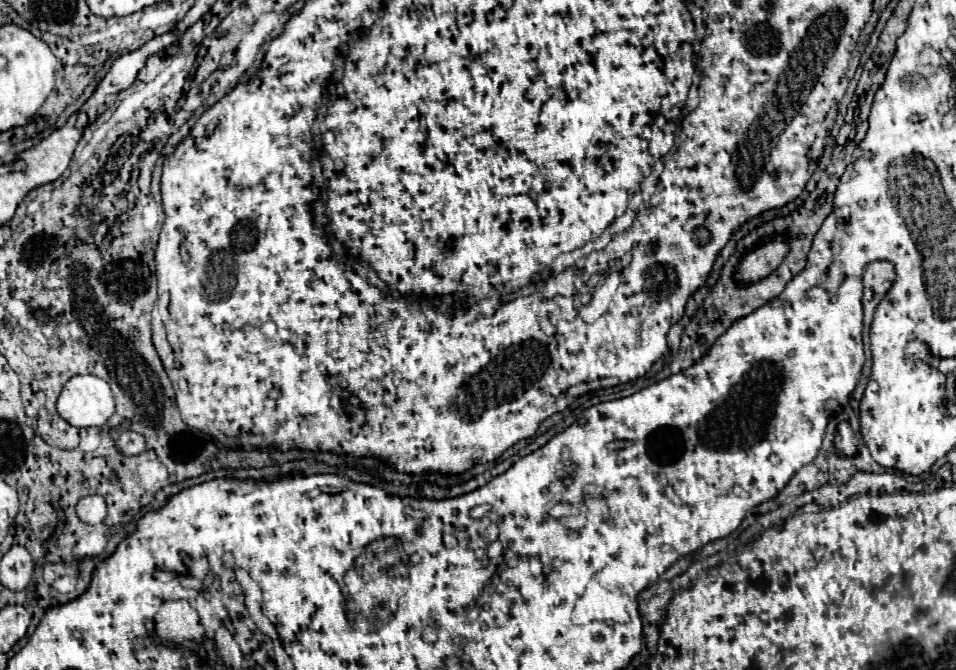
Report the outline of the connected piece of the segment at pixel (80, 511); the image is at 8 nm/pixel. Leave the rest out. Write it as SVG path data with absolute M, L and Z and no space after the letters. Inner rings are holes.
M87 496L87 498L79 500L79 504L77 504L77 516L85 524L99 524L107 516L107 506L105 506L103 498L99 498L99 496Z

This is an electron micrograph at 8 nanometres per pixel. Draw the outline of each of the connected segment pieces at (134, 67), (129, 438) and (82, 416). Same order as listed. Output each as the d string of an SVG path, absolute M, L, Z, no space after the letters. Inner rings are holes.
M171 32L149 40L147 44L143 44L141 48L137 48L137 50L133 50L129 54L123 54L123 56L115 58L109 72L105 74L105 78L97 84L93 96L83 104L83 110L89 114L89 120L95 122L97 108L105 104L105 96L127 90L135 82L139 70L145 66L145 60L151 54L157 54L159 50L167 48L169 44L171 44Z
M123 432L119 436L119 448L127 456L135 456L145 450L145 440L141 440L141 434L137 434L137 432Z
M73 376L57 398L57 414L71 426L103 426L115 412L115 400L105 380Z

